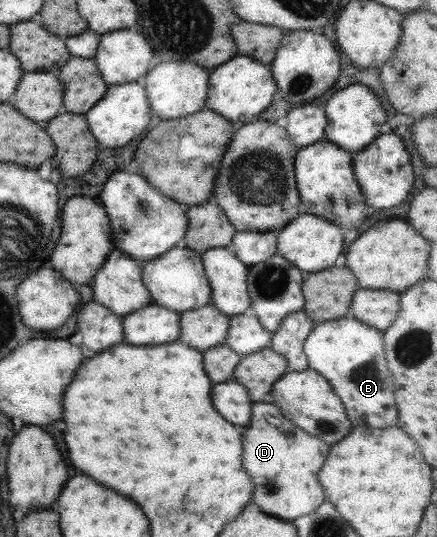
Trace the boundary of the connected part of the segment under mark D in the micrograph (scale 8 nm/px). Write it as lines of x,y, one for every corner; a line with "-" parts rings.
269,400
262,402
251,402
249,422
242,431
242,469
250,477
252,483
252,503
262,509
262,513
291,521
304,514
310,513
324,501
322,489
316,474
320,471
320,465
324,463
324,457
328,455
327,443
317,437
308,435
302,429
296,427
290,420
281,415
281,411

